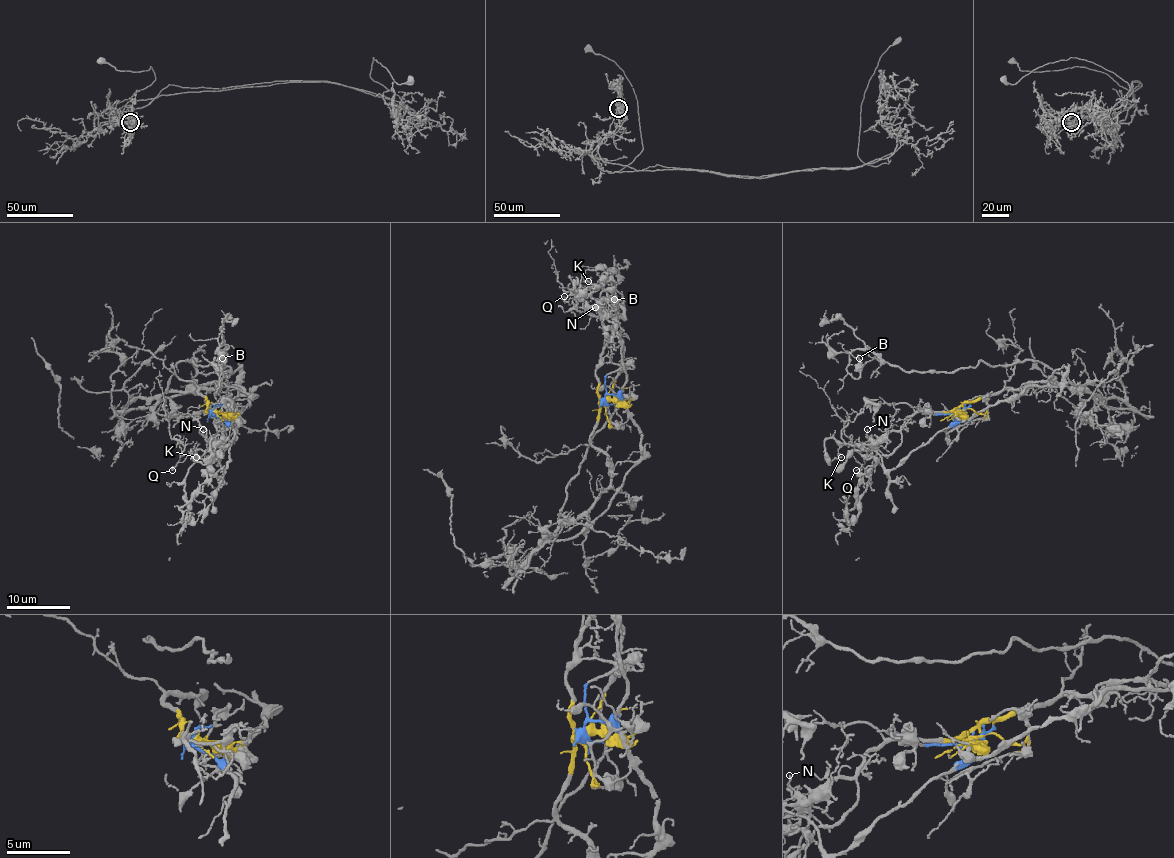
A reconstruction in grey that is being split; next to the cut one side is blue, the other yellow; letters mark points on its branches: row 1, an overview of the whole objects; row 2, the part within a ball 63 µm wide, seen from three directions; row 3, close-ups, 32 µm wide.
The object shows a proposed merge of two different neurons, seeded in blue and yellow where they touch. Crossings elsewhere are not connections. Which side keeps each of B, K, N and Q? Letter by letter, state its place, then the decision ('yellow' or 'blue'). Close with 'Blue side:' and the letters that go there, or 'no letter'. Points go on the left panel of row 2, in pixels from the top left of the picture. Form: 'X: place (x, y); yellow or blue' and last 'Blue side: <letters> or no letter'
B: place (222, 358); yellow
K: place (196, 457); yellow
N: place (203, 429); yellow
Q: place (172, 470); yellow
Blue side: no letter

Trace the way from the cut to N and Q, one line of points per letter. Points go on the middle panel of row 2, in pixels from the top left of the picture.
N: (605, 403), (599, 401), (596, 366), (610, 337), (613, 320), (596, 307)
Q: (605, 403), (599, 401), (596, 366), (610, 337), (613, 320), (609, 315), (597, 317), (575, 307), (564, 296)

